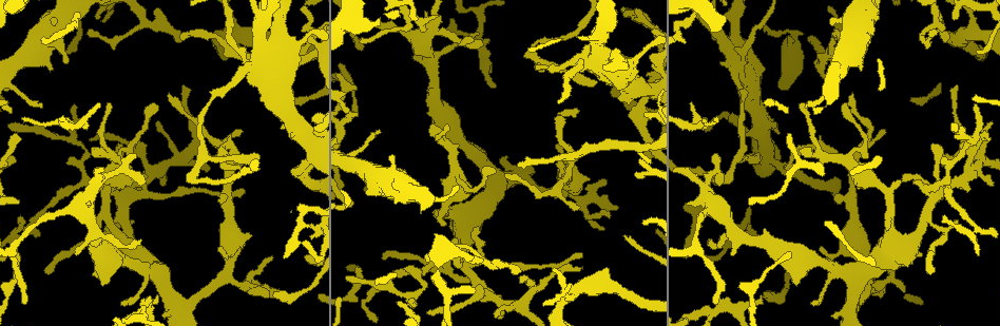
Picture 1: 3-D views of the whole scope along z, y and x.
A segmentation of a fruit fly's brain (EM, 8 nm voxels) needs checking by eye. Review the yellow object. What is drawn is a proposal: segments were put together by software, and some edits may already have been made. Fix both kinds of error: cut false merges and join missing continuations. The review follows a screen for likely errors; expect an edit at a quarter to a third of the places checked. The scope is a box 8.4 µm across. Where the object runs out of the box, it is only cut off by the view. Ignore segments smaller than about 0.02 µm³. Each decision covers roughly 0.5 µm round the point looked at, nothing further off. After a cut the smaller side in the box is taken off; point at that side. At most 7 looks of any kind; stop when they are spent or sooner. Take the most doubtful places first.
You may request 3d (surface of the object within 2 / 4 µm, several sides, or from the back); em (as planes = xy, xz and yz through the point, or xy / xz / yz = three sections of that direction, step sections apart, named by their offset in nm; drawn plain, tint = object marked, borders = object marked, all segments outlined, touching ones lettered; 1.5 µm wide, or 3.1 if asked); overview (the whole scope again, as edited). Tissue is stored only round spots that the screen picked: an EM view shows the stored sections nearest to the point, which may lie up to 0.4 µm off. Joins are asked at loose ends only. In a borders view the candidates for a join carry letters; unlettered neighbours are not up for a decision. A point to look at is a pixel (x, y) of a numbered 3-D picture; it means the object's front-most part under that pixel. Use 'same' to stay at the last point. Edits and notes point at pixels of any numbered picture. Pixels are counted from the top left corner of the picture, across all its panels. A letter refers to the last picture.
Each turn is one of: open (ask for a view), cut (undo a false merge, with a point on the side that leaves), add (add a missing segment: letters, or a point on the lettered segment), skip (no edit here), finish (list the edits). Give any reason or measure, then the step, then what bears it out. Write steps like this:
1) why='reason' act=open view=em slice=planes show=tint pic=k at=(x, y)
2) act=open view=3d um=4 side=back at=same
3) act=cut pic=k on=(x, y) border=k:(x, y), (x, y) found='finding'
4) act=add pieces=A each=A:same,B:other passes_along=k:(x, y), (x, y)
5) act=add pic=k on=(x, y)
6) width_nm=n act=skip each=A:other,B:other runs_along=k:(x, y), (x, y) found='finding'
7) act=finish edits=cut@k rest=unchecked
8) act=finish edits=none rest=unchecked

why='tapers out' act=open view=3d um=2 pic=1 at=(45, 273)

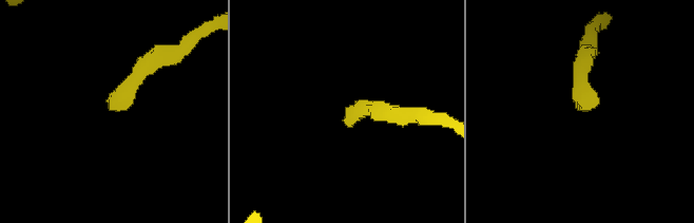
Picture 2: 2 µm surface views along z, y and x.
why='shape alone is not enough' act=open view=em slice=xz step=8 show=borders pic=2 at=(349, 127)

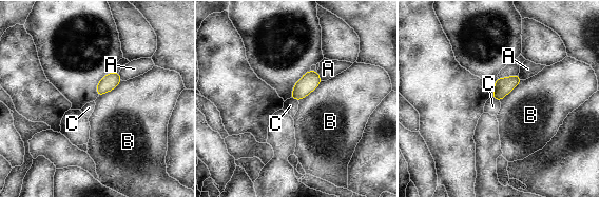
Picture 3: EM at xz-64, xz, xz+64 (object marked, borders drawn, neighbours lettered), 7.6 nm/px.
act=open view=em slice=planes show=borders at=same

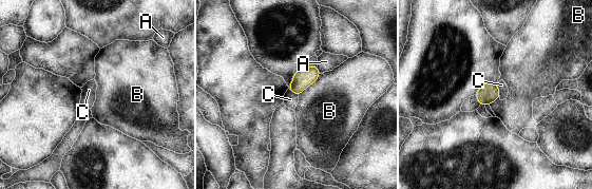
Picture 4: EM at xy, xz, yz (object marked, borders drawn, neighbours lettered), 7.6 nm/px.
width_nm=150 act=skip each=A:other,B:other,C:other border=4:(496, 83), (500, 96) found='none of them fits'

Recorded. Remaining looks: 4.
why='branch stops here' act=open view=em slice=planes show=tint pic=1 at=(956, 87)

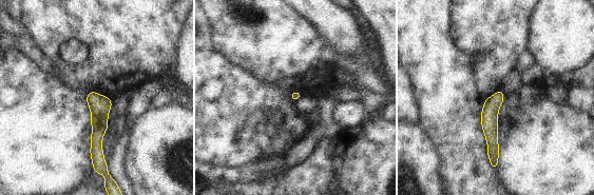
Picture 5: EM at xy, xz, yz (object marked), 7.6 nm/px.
act=open view=em slice=planes show=borders at=same

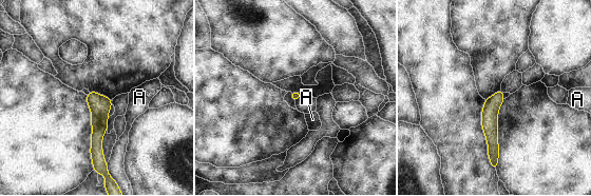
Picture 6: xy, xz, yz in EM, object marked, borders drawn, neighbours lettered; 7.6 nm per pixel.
act=skip each=A:other border=6:(107, 163), (108, 167) found='no lettered segment goes on from it'

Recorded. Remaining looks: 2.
why='branch stops here' act=open view=3d um=4 pic=1 at=(268, 296)

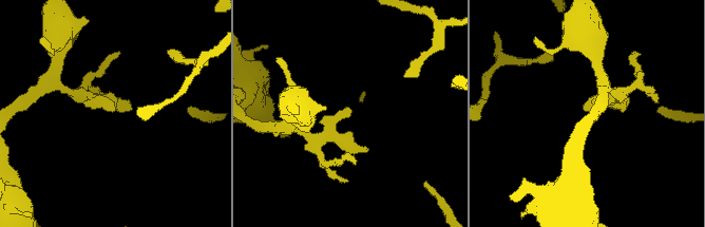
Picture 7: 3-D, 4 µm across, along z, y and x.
act=open view=em slice=planes show=borders pic=7 at=(114, 108)

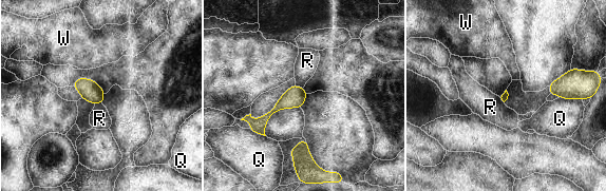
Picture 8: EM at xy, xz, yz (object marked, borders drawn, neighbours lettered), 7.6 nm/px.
act=skip each=Q:other,R:other,W:other border=8:(101, 102), (94, 103) found='no lettered segment goes on from it'

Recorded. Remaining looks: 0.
act=finish edits=none rest=unchecked

